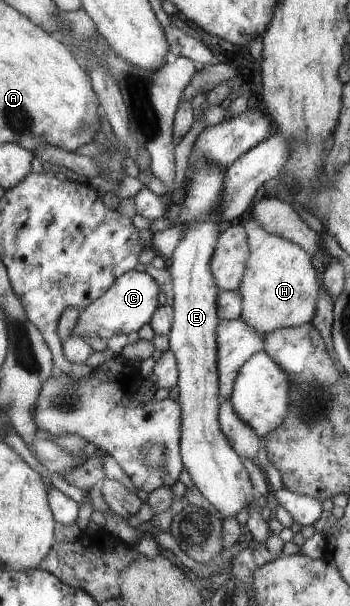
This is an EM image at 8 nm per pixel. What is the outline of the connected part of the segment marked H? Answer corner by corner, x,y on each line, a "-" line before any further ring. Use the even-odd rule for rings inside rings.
245,217
242,221
250,245
246,274
241,288
241,320
253,328
265,341
269,334
282,328
295,328
314,320
319,297
319,279
315,274
312,255
298,243
269,234
259,222

